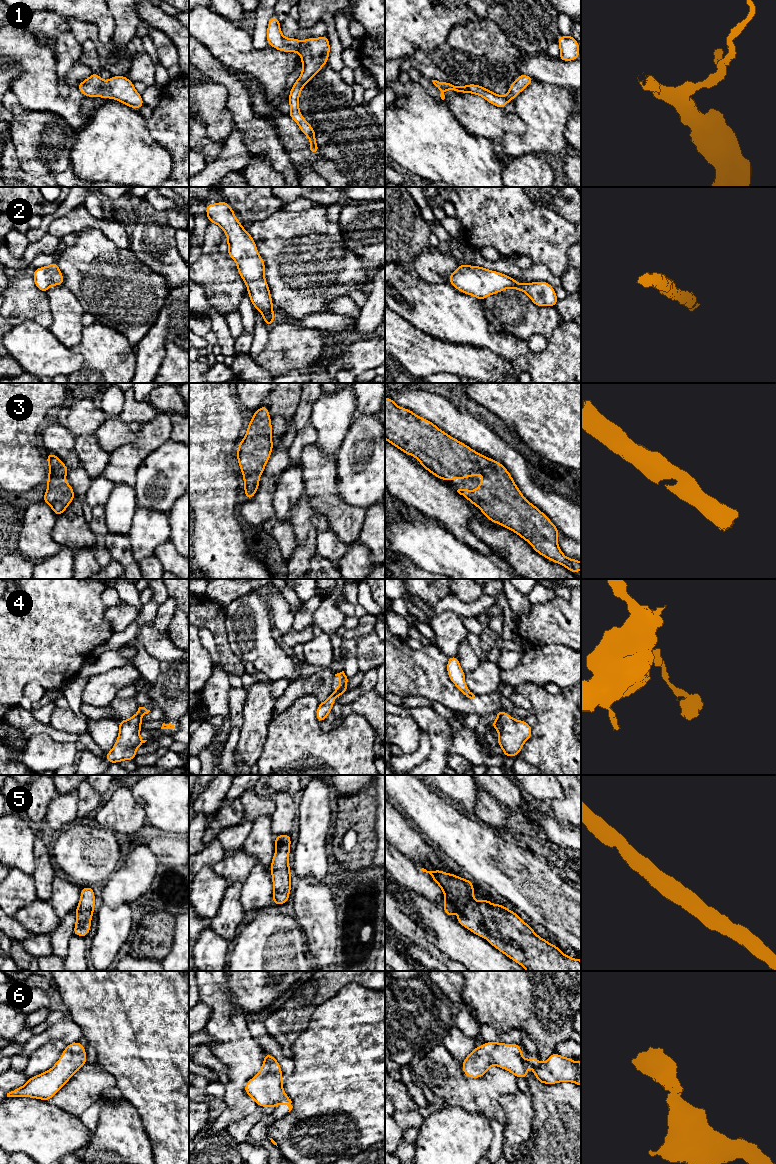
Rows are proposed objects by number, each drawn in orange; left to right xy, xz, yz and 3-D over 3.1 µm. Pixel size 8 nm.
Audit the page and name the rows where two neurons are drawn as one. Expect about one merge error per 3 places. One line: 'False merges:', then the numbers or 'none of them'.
False merges: 4

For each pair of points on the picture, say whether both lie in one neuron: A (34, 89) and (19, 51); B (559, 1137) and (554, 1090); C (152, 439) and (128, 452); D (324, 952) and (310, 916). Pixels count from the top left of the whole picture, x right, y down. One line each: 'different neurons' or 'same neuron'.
A: same neuron
B: same neuron
C: same neuron
D: same neuron

